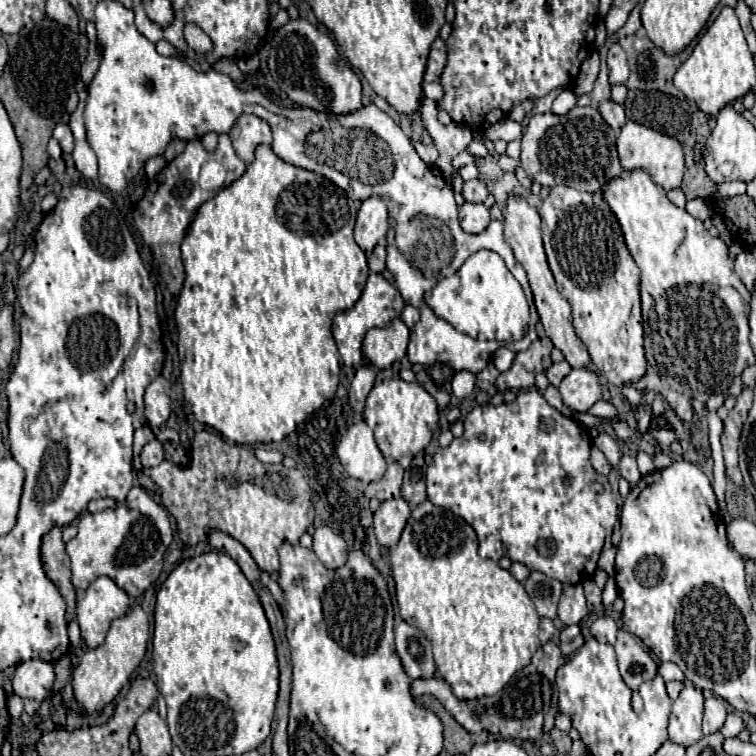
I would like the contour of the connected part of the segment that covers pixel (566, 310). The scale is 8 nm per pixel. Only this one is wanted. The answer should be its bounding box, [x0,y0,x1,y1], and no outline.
[504,195,590,368]

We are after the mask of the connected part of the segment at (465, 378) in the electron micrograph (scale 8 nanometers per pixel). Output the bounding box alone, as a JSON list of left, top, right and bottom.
[452,371,476,399]

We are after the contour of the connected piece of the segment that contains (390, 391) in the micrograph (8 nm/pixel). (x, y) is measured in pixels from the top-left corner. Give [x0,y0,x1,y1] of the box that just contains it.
[364,379,438,461]

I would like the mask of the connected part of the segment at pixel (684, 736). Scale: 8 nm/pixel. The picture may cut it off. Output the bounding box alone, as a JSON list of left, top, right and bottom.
[668,681,702,745]

